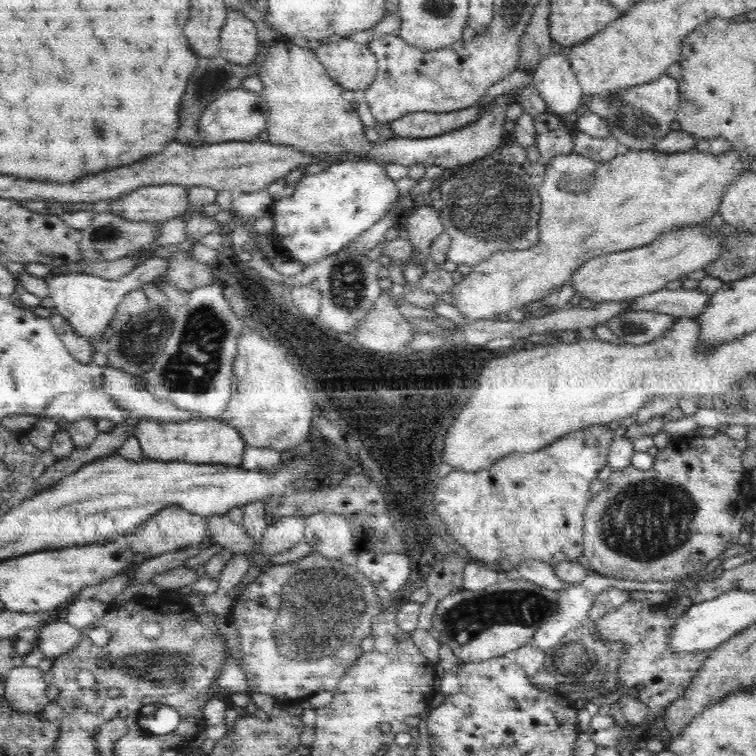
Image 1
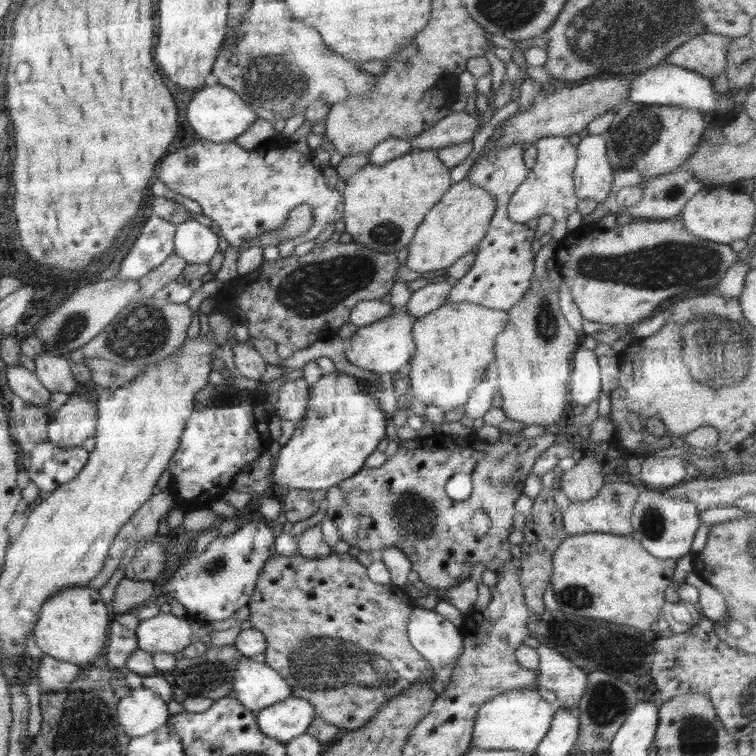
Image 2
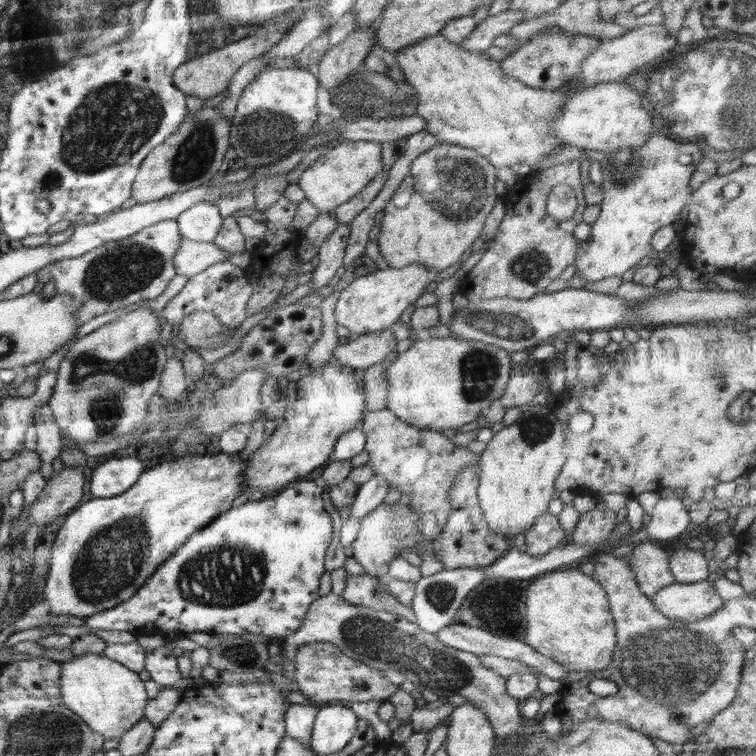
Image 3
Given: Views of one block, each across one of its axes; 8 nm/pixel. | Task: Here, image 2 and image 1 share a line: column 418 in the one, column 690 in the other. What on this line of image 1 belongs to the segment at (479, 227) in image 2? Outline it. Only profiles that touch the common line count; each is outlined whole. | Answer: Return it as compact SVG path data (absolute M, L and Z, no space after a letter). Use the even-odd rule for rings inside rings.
M709 222L684 226L676 232L658 236L645 247L631 248L627 251L611 252L587 260L570 278L575 292L582 298L597 304L604 302L622 302L636 300L640 296L665 289L666 285L684 274L706 268L712 261L720 258L724 237L736 234L736 229L722 224L720 232L710 232Z

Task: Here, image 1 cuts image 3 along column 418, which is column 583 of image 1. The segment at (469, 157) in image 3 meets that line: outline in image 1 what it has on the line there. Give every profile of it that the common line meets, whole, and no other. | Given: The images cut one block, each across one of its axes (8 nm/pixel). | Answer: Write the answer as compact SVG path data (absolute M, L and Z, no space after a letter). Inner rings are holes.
M649 149L629 150L604 164L583 158L582 154L576 152L552 158L552 162L545 166L544 176L536 180L542 202L538 242L526 250L493 252L486 260L471 267L470 272L458 284L454 283L444 296L452 297L451 305L469 321L496 320L500 314L507 315L514 308L525 310L534 306L549 296L550 290L567 283L587 260L611 252L645 247L658 236L676 232L678 228L709 222L719 212L722 196L730 184L742 171L751 170L741 156L743 154L736 150L714 155L695 150L664 153Z

